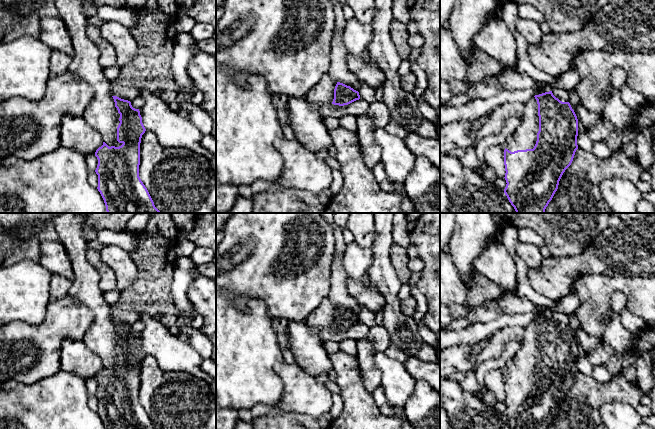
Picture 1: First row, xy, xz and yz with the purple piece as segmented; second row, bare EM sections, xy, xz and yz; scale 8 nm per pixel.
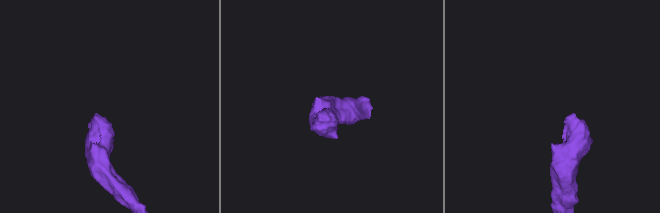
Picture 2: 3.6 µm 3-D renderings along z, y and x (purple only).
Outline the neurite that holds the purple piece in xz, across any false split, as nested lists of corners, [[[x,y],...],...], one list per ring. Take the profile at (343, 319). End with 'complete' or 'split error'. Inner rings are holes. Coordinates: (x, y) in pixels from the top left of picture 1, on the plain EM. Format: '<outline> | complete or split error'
[[[324,297],[320,305],[309,314],[304,322],[317,329],[332,327],[344,330],[359,324],[360,319],[350,310],[337,306],[328,297]]] | split error

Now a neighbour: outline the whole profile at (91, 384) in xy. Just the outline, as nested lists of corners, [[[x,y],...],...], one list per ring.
[[[92,377],[92,378],[85,379],[85,386],[86,386],[88,395],[95,396],[98,389],[98,383],[95,380],[95,378]]]

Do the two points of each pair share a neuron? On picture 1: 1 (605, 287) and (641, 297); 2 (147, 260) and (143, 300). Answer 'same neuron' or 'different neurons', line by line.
1: same neuron
2: same neuron

